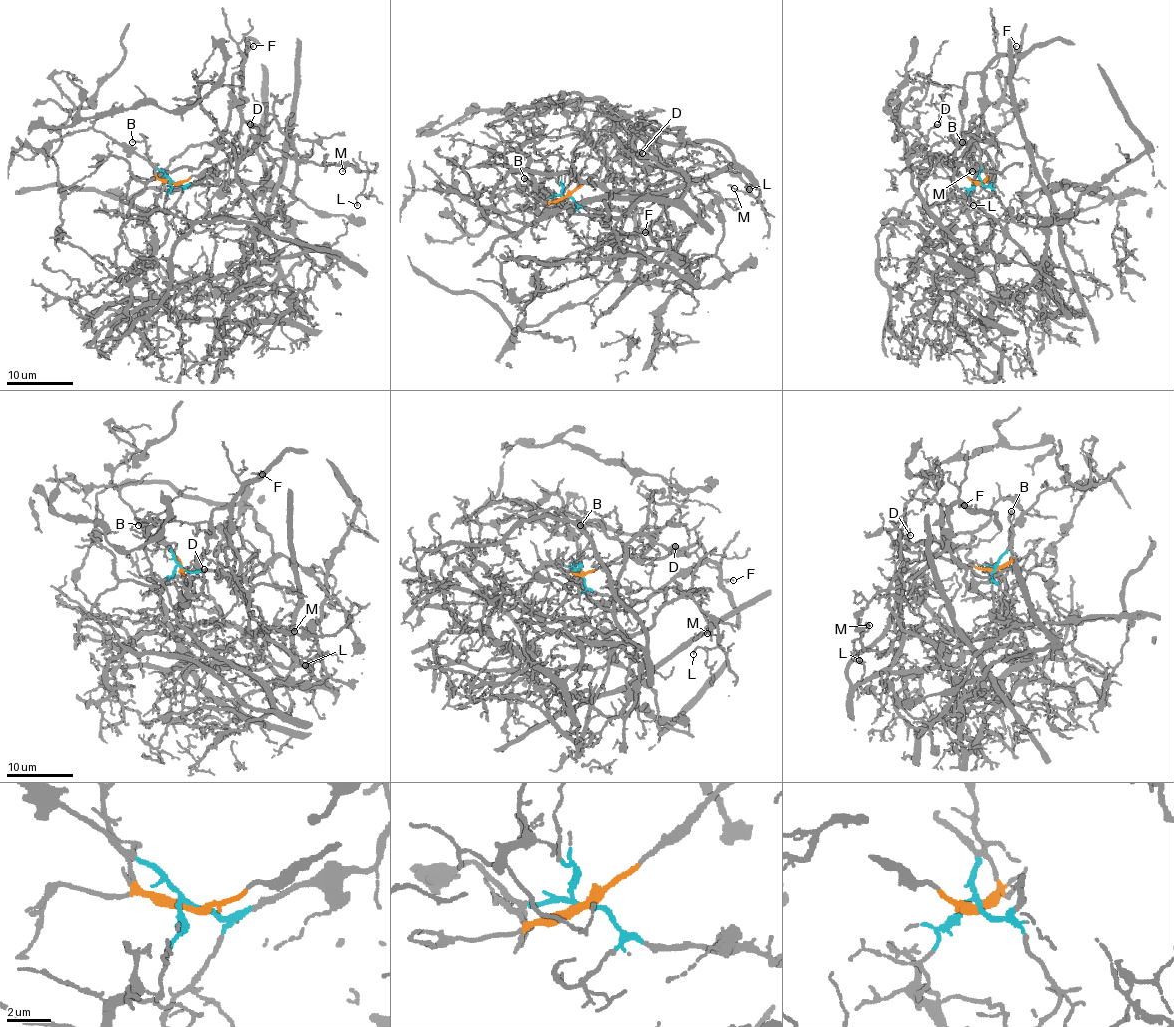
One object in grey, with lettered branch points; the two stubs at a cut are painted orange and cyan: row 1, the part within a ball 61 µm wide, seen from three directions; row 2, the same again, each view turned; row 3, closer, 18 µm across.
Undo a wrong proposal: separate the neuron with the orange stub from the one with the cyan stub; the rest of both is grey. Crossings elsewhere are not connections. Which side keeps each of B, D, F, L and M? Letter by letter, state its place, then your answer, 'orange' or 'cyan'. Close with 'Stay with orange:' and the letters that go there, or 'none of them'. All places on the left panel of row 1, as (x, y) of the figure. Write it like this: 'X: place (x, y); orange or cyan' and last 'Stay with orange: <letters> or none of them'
B: place (132, 142); orange
D: place (250, 124); orange
F: place (253, 46); cyan
L: place (357, 205); cyan
M: place (342, 171); cyan
Stay with orange: B, D

